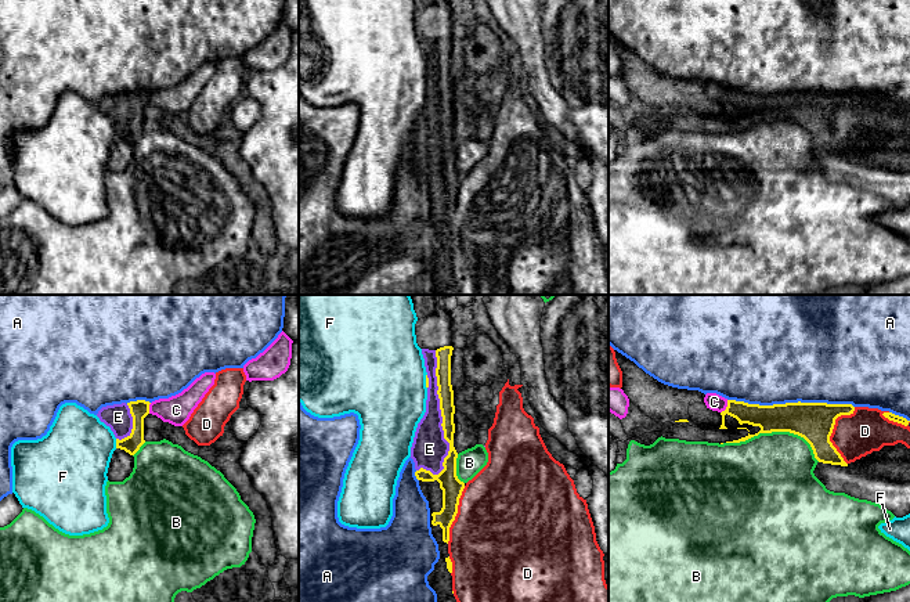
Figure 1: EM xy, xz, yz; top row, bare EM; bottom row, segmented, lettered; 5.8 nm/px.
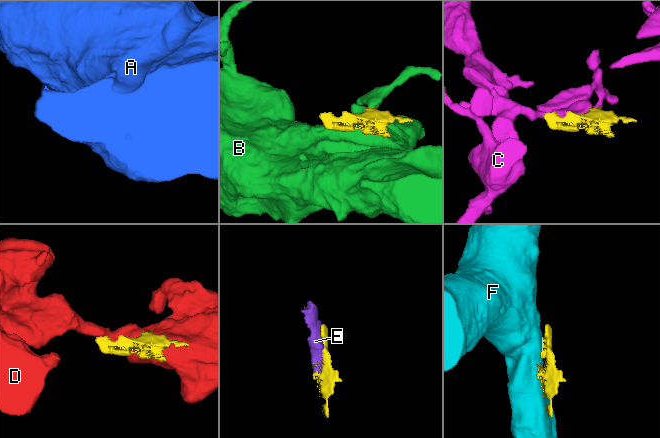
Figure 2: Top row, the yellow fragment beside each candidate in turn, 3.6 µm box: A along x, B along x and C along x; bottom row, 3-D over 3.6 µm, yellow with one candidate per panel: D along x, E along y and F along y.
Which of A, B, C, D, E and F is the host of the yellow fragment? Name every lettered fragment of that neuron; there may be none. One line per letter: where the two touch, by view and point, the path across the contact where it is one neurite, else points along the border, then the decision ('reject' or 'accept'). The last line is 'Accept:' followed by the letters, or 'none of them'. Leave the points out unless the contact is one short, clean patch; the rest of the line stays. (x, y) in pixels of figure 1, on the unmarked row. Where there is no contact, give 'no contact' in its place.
A: contact yz (791, 93); reject
B: contact yz (776, 121); reject
C: contact yz (726, 97); reject
D: contact yz (831, 122); reject
E: contact xz (441, 103); accept
F: contact xy (116, 133); reject
Accept: E

